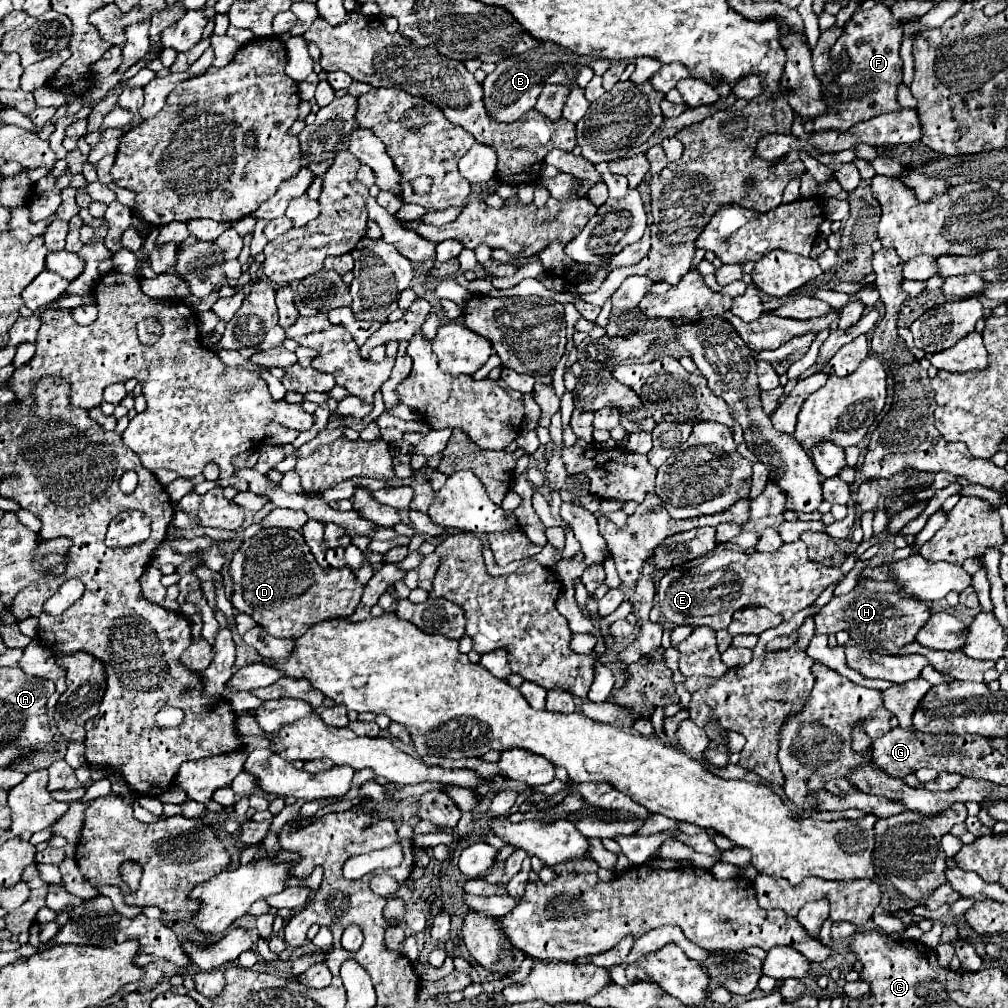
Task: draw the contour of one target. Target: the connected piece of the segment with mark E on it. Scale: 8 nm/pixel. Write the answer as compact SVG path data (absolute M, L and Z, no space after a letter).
M803 541L783 543L773 553L745 555L733 549L717 549L713 555L701 559L693 569L669 571L657 589L657 601L665 619L673 625L711 625L715 631L727 629L733 611L743 605L761 605L781 613L789 621L797 611L815 603L815 599L835 581L847 573L843 569L825 567L807 557Z

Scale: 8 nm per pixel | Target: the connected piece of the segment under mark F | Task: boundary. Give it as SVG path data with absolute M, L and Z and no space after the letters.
M875 5L869 11L857 11L851 21L845 27L845 33L841 35L841 39L837 39L835 43L835 51L841 53L843 49L847 51L849 57L849 67L845 71L841 71L841 75L837 75L837 87L841 87L841 107L829 107L829 99L825 99L825 85L821 87L821 97L827 103L827 109L823 113L819 113L817 117L813 117L813 131L847 131L849 127L861 123L861 121L869 121L877 115L883 113L893 113L899 111L899 103L897 103L897 87L901 85L901 71L903 71L903 61L899 55L899 47L903 41L903 29L901 23L897 19L893 19L891 9L885 5Z

